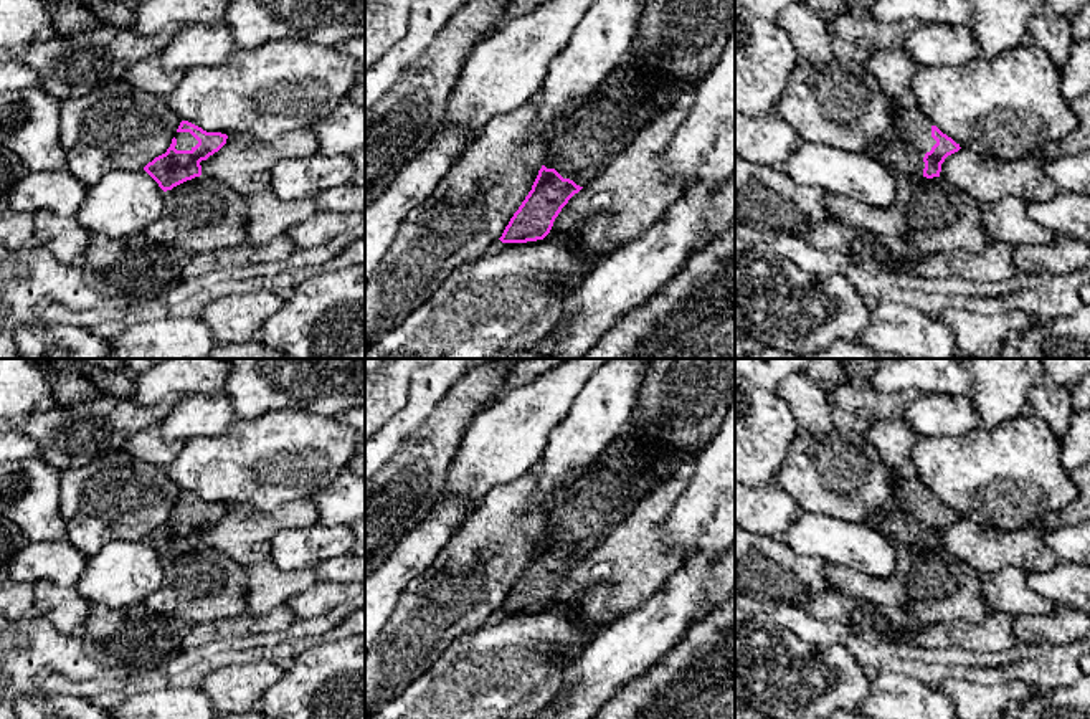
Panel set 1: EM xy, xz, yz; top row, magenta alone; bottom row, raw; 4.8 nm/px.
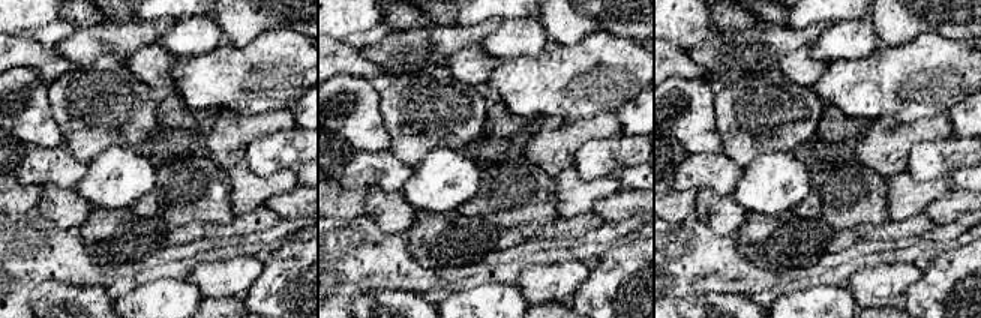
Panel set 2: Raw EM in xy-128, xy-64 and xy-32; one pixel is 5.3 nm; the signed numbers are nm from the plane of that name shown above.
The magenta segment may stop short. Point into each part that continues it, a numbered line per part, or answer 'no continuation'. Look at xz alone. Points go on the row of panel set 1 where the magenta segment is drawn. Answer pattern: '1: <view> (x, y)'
1: xz (606, 123)

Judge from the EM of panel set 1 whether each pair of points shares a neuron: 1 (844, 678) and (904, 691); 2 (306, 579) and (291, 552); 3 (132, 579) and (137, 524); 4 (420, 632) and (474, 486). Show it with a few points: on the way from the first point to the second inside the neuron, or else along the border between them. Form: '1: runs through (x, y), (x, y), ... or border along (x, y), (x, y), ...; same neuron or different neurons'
1: border along (871, 680), (871, 688), (861, 701); different neurons
2: border along (268, 559), (281, 569), (312, 567); different neurons
3: border along (142, 538), (113, 539), (98, 551); different neurons
4: border along (499, 486), (488, 491), (483, 501), (466, 516); different neurons

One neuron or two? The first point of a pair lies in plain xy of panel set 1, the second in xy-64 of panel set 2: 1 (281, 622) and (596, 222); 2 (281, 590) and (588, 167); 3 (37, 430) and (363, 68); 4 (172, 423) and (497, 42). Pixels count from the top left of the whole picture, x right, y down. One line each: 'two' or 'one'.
1: one
2: two
3: two
4: one

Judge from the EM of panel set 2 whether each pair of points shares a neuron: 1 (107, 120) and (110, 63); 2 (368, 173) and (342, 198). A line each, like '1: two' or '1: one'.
1: one
2: two

